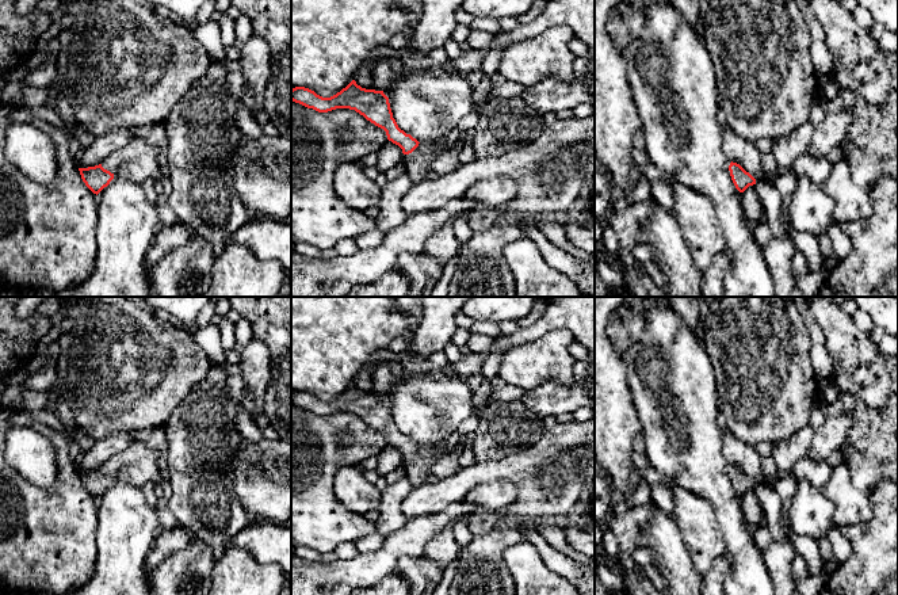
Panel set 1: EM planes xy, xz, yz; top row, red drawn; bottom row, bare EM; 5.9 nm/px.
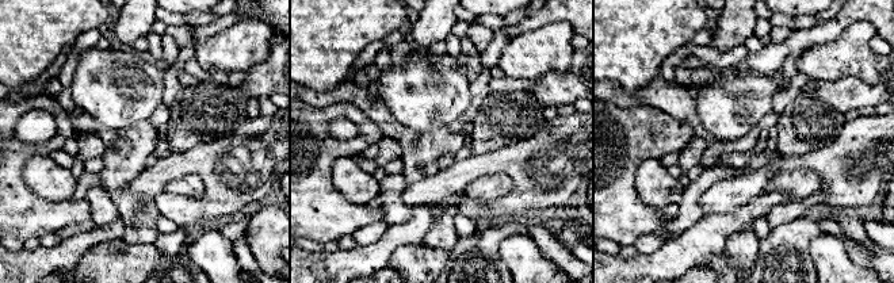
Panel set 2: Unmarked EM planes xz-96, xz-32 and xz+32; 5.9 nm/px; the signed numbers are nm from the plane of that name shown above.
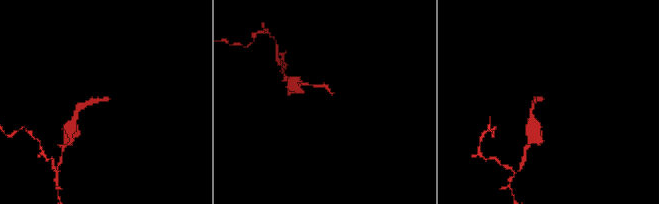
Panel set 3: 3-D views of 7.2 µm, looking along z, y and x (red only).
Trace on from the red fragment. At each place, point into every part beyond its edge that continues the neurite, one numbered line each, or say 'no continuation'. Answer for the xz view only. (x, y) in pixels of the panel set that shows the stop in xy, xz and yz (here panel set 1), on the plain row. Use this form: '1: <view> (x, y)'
1: xz (417, 466)

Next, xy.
1: xy (138, 464)

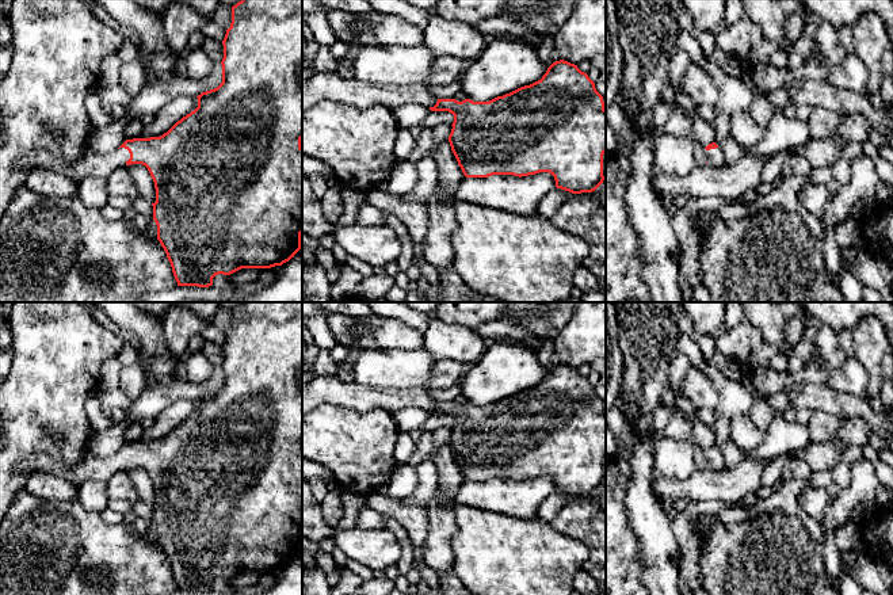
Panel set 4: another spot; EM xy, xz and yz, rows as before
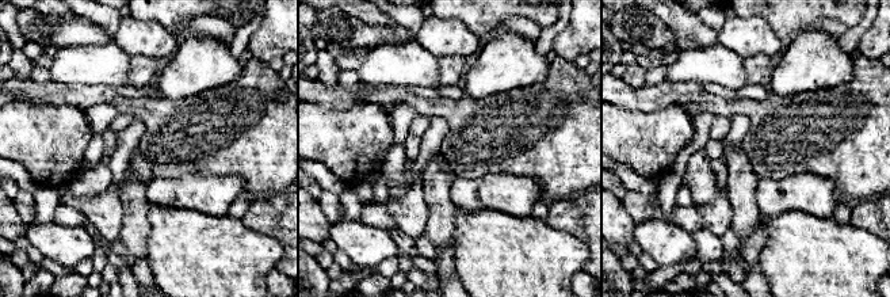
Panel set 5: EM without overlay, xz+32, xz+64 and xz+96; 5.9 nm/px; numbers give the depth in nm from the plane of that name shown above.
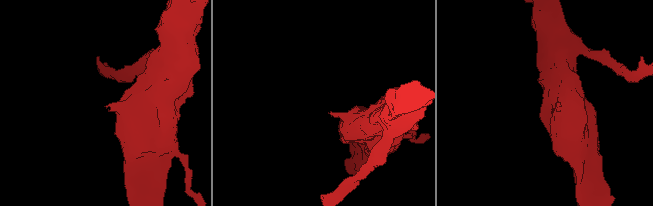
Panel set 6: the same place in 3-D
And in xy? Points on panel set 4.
1: xy (90, 468)

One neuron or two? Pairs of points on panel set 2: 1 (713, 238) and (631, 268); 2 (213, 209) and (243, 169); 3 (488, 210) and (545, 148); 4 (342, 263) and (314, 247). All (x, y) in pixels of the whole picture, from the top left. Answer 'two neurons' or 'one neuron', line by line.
1: one neuron
2: one neuron
3: one neuron
4: two neurons

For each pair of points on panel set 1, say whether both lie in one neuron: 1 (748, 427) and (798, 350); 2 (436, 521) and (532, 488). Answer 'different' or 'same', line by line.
1: same
2: different

